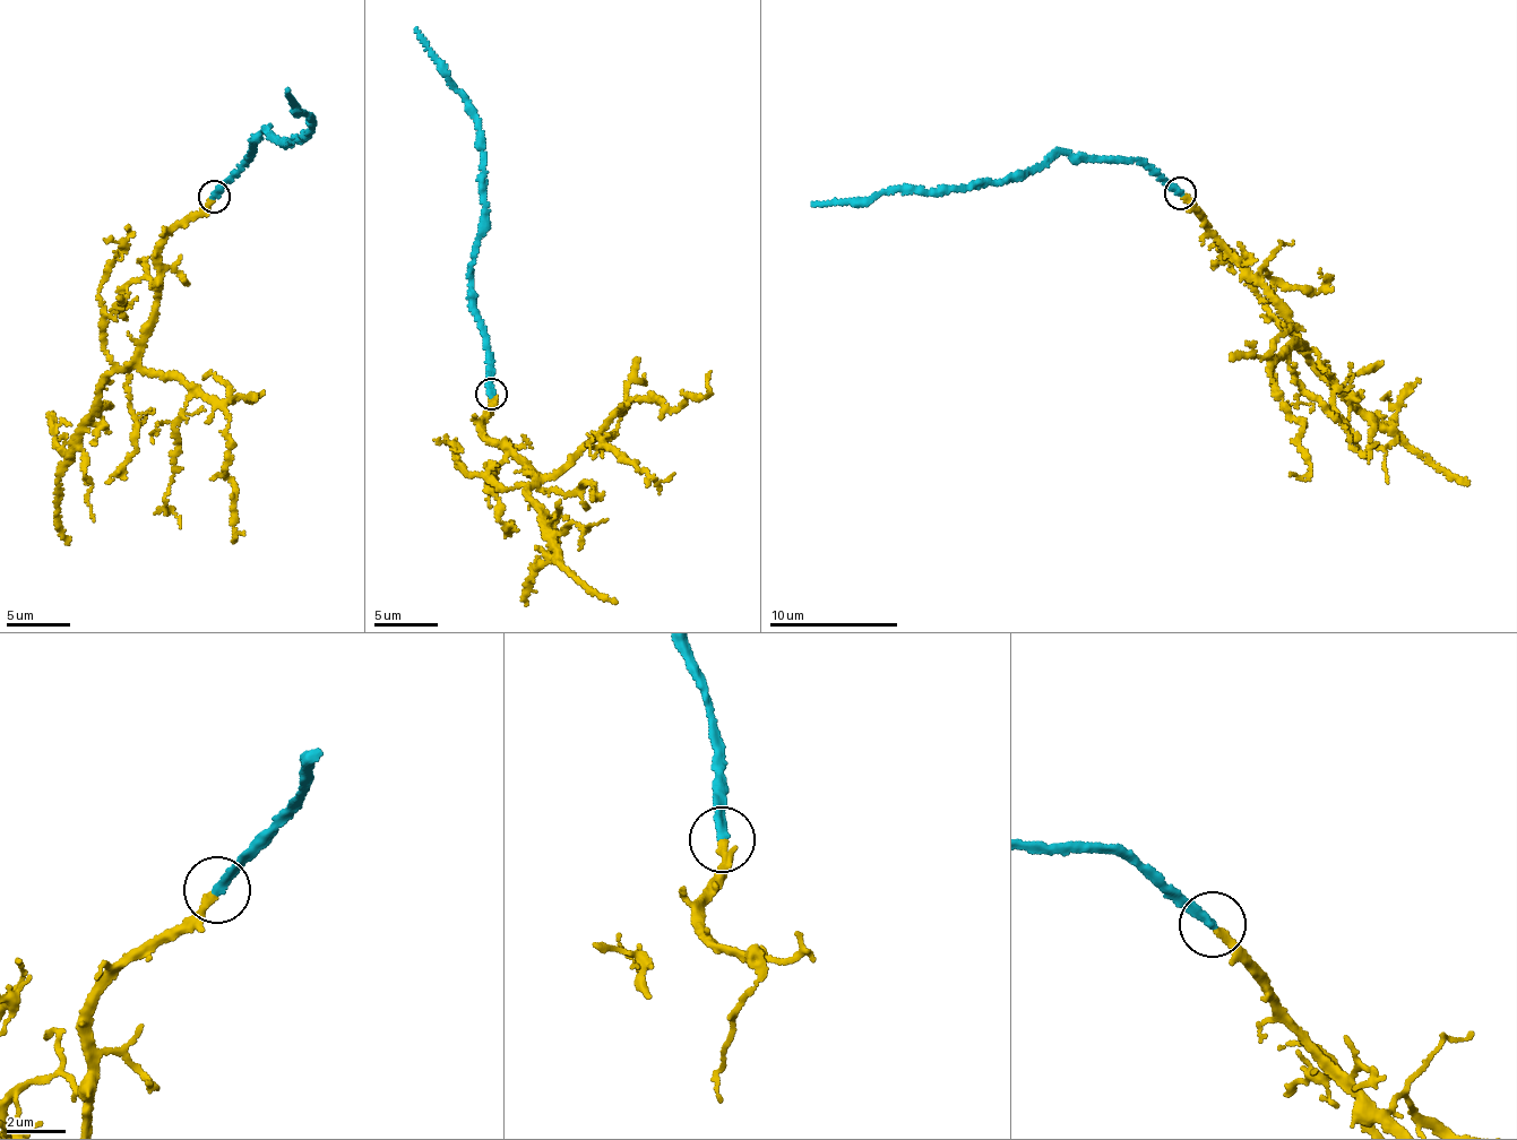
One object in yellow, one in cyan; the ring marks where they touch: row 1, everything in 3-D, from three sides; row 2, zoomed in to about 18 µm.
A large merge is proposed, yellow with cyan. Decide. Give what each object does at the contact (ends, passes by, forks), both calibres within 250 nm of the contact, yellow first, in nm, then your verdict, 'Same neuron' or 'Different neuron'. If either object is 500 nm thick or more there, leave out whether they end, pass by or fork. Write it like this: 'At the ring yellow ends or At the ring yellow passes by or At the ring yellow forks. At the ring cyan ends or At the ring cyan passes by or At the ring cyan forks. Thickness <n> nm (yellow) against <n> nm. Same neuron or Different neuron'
At the ring yellow ends. At the ring cyan ends. Thickness 280 nm (yellow) against 320 nm. Same neuron

